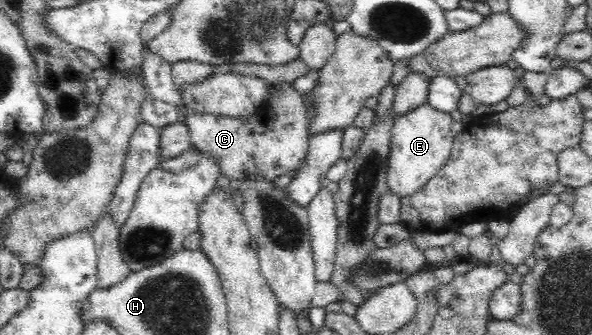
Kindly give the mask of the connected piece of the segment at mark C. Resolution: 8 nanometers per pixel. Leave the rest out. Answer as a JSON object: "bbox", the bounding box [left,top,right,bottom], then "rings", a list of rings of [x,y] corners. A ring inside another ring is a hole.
{"bbox":[184,88,311,181],"rings":[[[293,88],[293,93],[279,93],[279,97],[269,99],[269,109],[255,112],[247,121],[190,113],[184,125],[189,129],[192,148],[215,160],[220,174],[230,181],[247,177],[274,181],[305,162],[311,137],[308,123],[303,96]]]}

